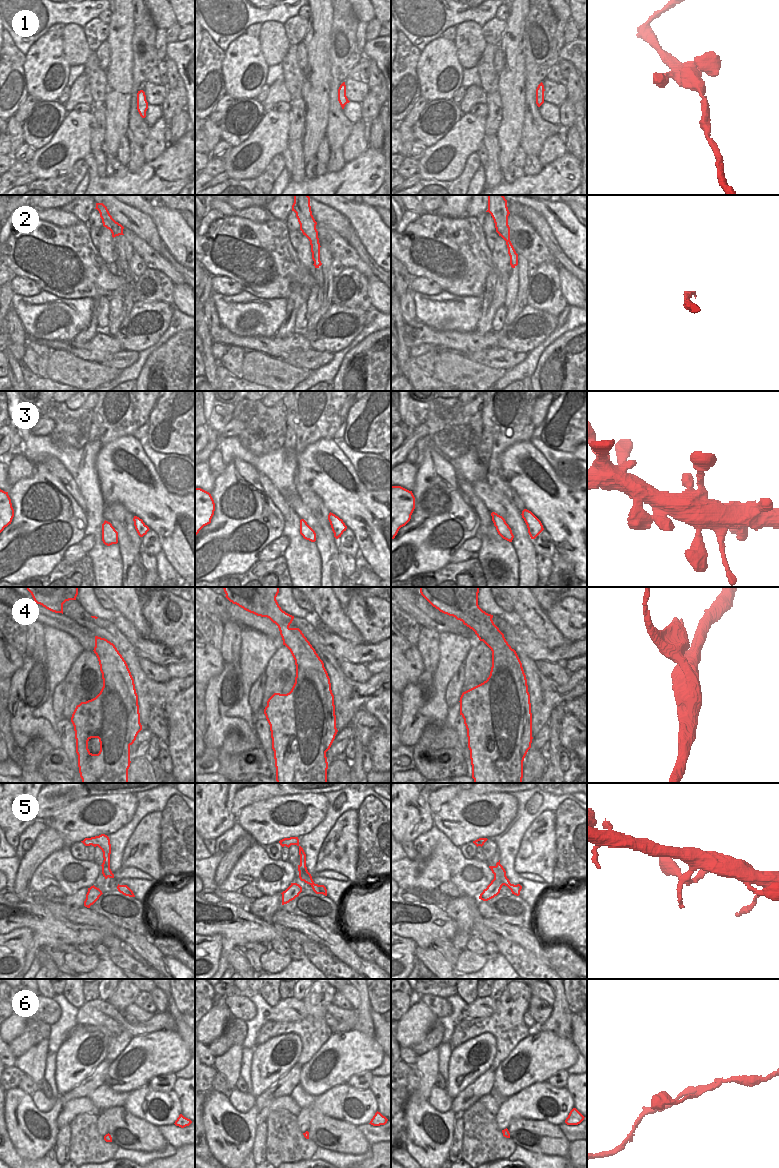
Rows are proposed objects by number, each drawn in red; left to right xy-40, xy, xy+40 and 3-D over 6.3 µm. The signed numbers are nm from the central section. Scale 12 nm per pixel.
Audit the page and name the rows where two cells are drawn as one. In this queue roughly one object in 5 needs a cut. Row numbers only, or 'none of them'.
2, 4, 5

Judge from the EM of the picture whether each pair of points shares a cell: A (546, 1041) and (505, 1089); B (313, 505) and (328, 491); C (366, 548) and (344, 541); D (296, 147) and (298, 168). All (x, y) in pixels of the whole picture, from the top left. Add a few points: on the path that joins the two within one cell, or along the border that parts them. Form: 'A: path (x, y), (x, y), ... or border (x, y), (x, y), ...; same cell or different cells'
A: path (538, 1057), (535, 1060), (534, 1077), (521, 1080); same cell
B: border (304, 482), (321, 499), (329, 512); different cells
C: border (347, 528), (353, 533), (360, 554); different cells
D: path (297, 152), (298, 163); same cell

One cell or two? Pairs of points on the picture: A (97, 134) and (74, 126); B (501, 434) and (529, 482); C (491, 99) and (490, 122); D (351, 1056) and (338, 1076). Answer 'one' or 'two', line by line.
A: two
B: two
C: one
D: one

